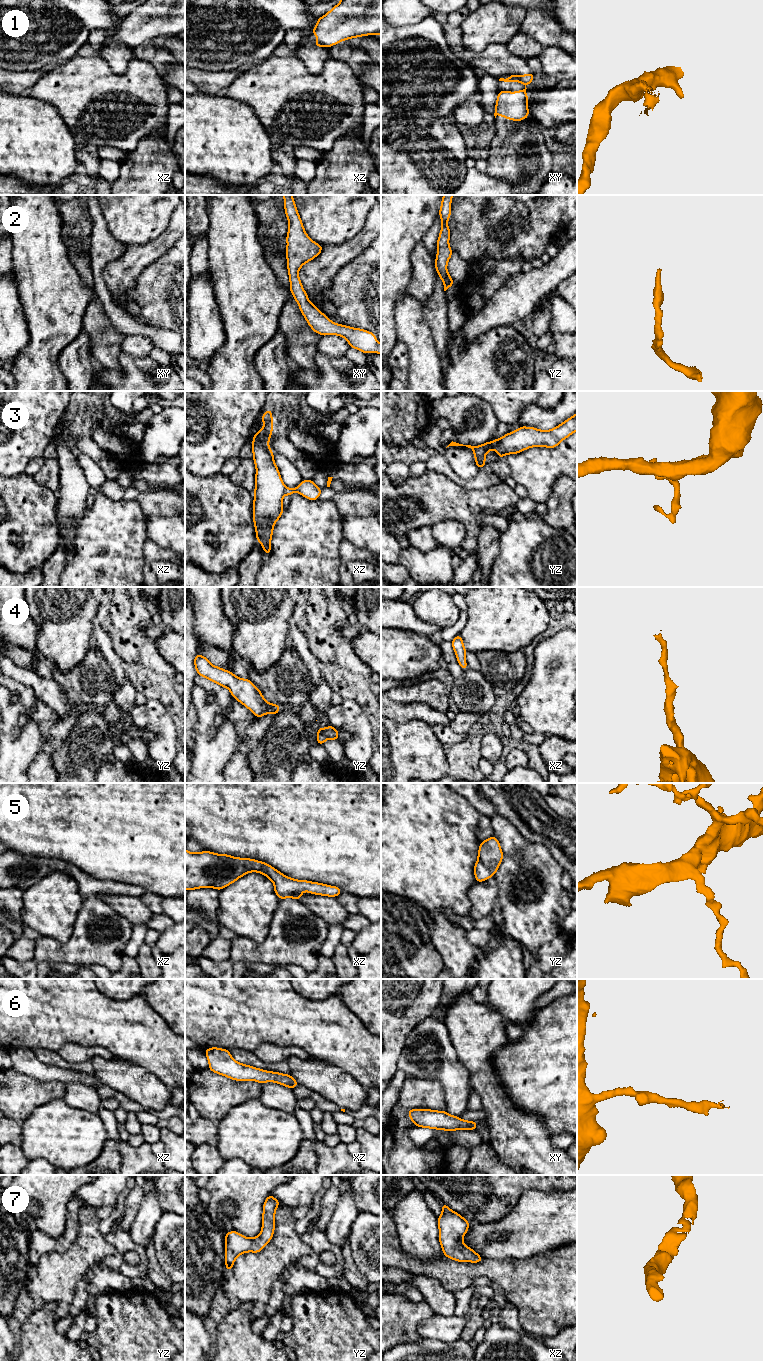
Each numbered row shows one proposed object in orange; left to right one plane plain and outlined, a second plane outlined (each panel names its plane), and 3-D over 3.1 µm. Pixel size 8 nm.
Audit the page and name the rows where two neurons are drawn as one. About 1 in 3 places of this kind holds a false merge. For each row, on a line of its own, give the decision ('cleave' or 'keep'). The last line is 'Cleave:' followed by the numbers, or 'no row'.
1: cleave
2: keep
3: cleave
4: keep
5: keep
6: keep
7: keep
Cleave: 1, 3

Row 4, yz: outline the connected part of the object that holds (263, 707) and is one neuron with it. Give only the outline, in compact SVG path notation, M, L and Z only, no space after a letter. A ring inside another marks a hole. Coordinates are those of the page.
M198 653L194 658L194 665L198 675L228 688L232 696L251 710L257 718L269 712L275 716L279 712L280 705L267 702L249 679L239 678L228 670L212 665L206 657Z

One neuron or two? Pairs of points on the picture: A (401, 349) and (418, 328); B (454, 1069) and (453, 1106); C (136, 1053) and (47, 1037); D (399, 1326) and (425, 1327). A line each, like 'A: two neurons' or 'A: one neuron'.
A: two neurons
B: one neuron
C: one neuron
D: two neurons

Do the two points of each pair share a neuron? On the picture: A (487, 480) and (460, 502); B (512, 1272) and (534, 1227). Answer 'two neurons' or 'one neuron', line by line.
A: two neurons
B: two neurons

